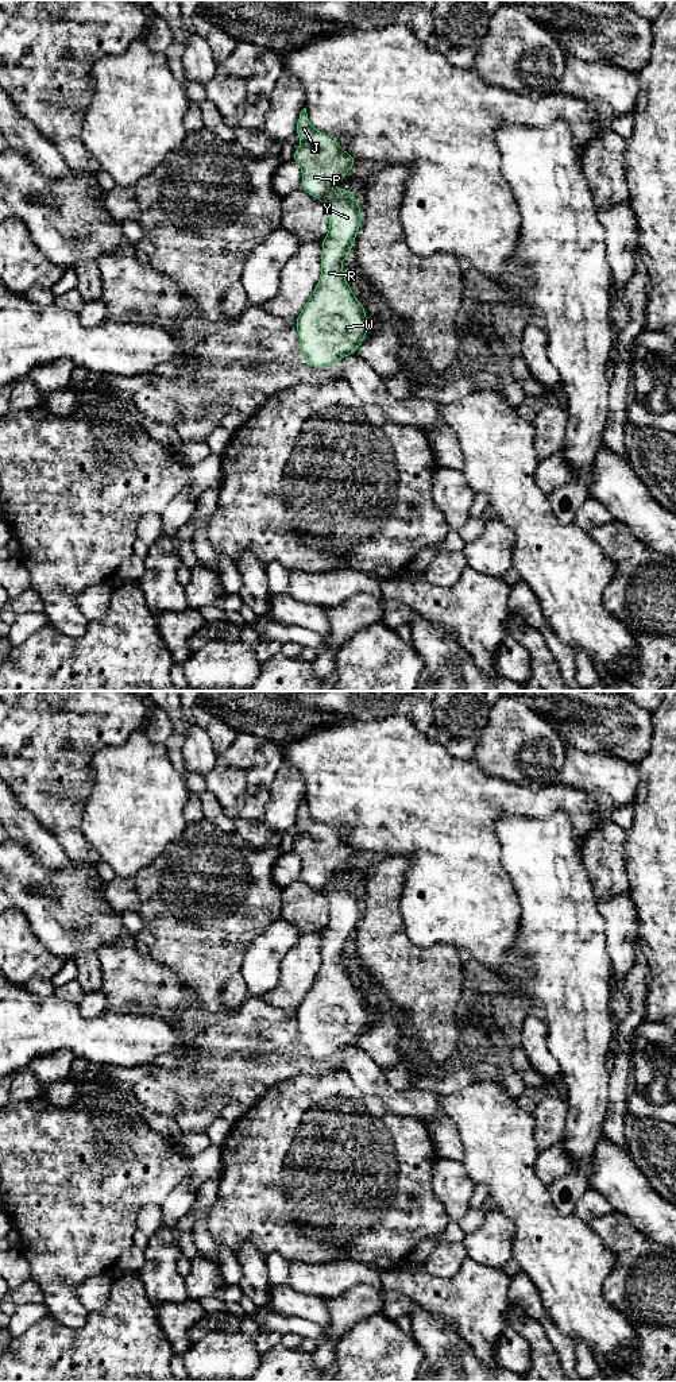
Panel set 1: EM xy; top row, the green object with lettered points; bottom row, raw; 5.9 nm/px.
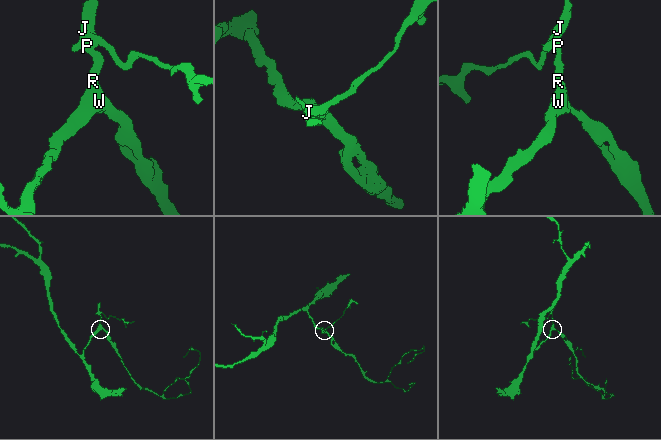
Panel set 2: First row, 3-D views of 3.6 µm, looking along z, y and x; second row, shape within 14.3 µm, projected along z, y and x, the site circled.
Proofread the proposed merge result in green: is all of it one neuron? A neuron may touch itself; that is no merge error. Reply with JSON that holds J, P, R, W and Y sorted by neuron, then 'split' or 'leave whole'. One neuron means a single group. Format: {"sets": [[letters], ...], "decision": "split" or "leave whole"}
{"sets": [["J", "P"], ["R", "W", "Y"]], "decision": "split"}

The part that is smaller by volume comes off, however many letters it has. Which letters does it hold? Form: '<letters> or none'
J, P

